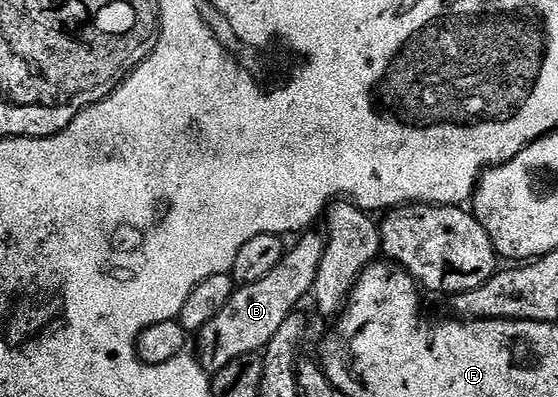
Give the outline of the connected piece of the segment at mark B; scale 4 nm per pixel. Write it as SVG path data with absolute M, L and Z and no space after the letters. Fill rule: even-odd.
M315 232L304 233L296 246L286 247L282 260L277 264L277 268L273 268L273 272L269 272L269 276L247 286L239 286L225 306L198 331L197 362L202 369L214 372L225 368L225 364L229 364L229 360L237 356L262 351L263 347L269 344L269 340L273 340L273 335L276 334L277 328L281 328L281 323L298 307L295 305L306 294L308 297L314 291L325 238L322 233L311 233Z

